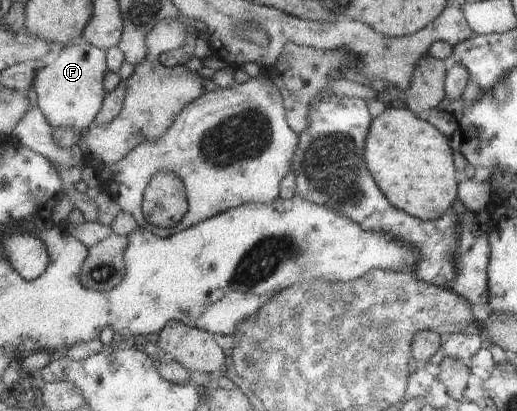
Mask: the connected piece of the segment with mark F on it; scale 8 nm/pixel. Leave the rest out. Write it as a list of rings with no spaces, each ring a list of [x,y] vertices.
[[[79,40],[78,43],[65,47],[60,55],[42,68],[37,74],[34,91],[39,108],[44,112],[48,123],[54,129],[72,127],[84,134],[94,126],[96,117],[103,108],[107,91],[104,87],[108,75],[107,52],[92,43]]]

